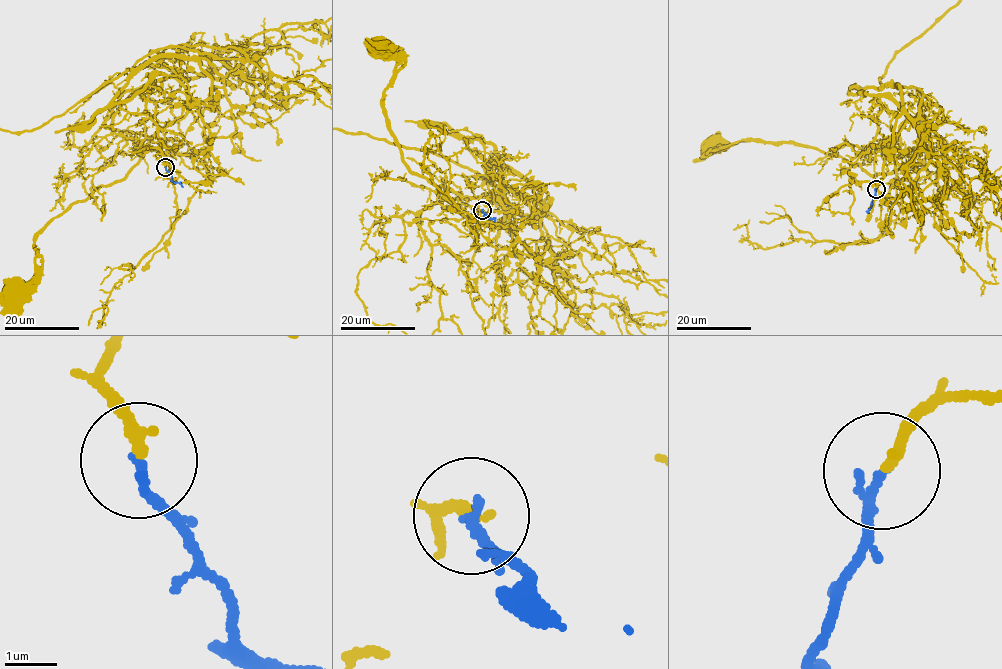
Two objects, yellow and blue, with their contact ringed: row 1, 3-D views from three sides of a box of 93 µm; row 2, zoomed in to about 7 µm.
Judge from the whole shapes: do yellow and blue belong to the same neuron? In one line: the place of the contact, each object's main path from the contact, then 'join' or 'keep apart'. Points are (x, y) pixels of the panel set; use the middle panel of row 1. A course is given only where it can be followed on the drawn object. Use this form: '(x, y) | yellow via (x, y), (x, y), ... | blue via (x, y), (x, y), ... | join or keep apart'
(482, 210) | yellow via (482, 211), (441, 185), (509, 219), (471, 219), (410, 170), (378, 45) | blue via (482, 211), (494, 221) | join

